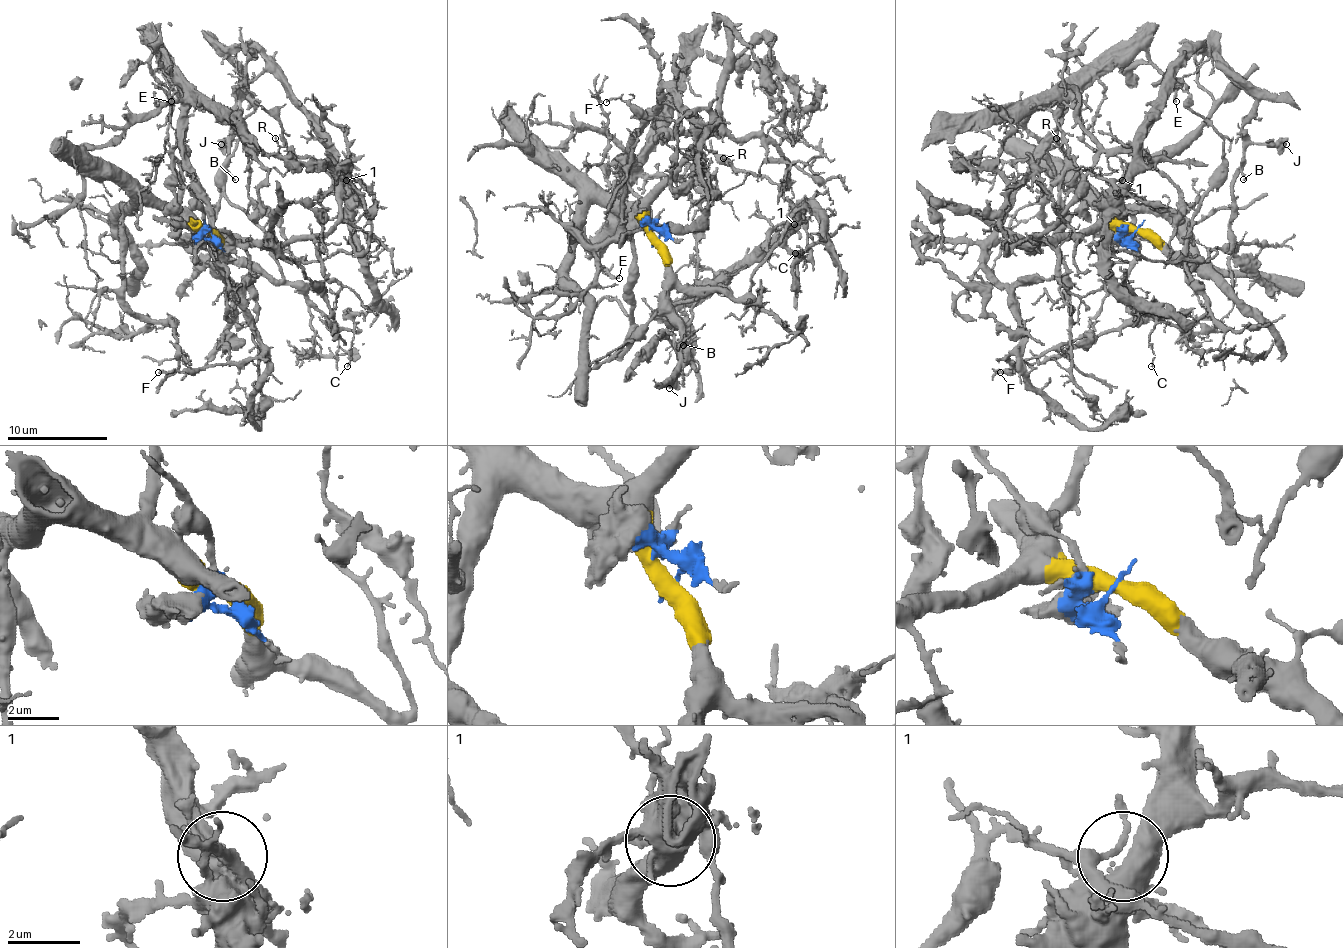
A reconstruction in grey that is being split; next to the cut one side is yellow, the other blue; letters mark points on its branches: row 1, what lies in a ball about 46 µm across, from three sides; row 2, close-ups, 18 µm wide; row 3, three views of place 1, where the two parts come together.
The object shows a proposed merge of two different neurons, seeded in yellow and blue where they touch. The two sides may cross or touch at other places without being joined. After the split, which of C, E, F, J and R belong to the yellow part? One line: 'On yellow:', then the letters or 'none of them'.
On yellow: R

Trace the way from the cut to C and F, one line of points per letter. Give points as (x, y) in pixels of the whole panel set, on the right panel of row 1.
C: (1138, 228), (1057, 137), (1067, 102), (1178, 190), (1170, 263), (1105, 253), (1155, 319), (1150, 367)
F: (1138, 228), (1125, 236), (1052, 142), (986, 261), (1019, 319), (1007, 357), (1017, 364), (999, 372)

